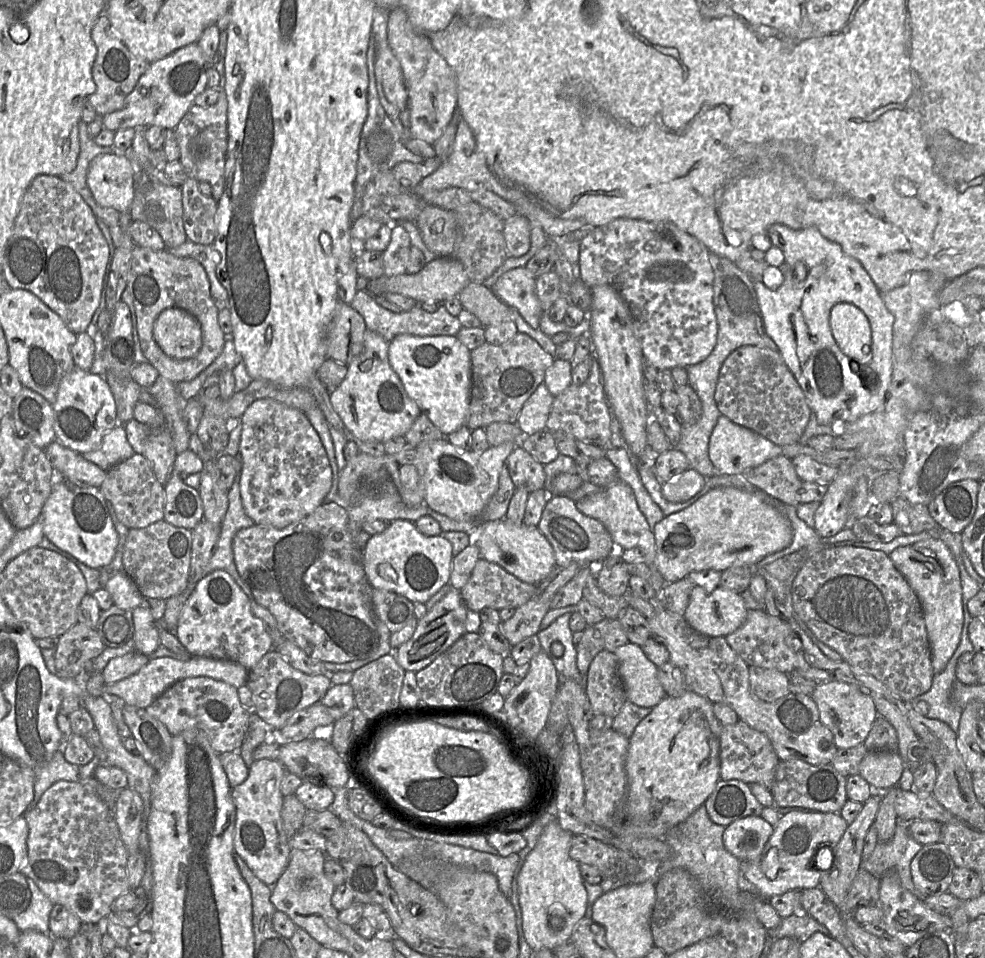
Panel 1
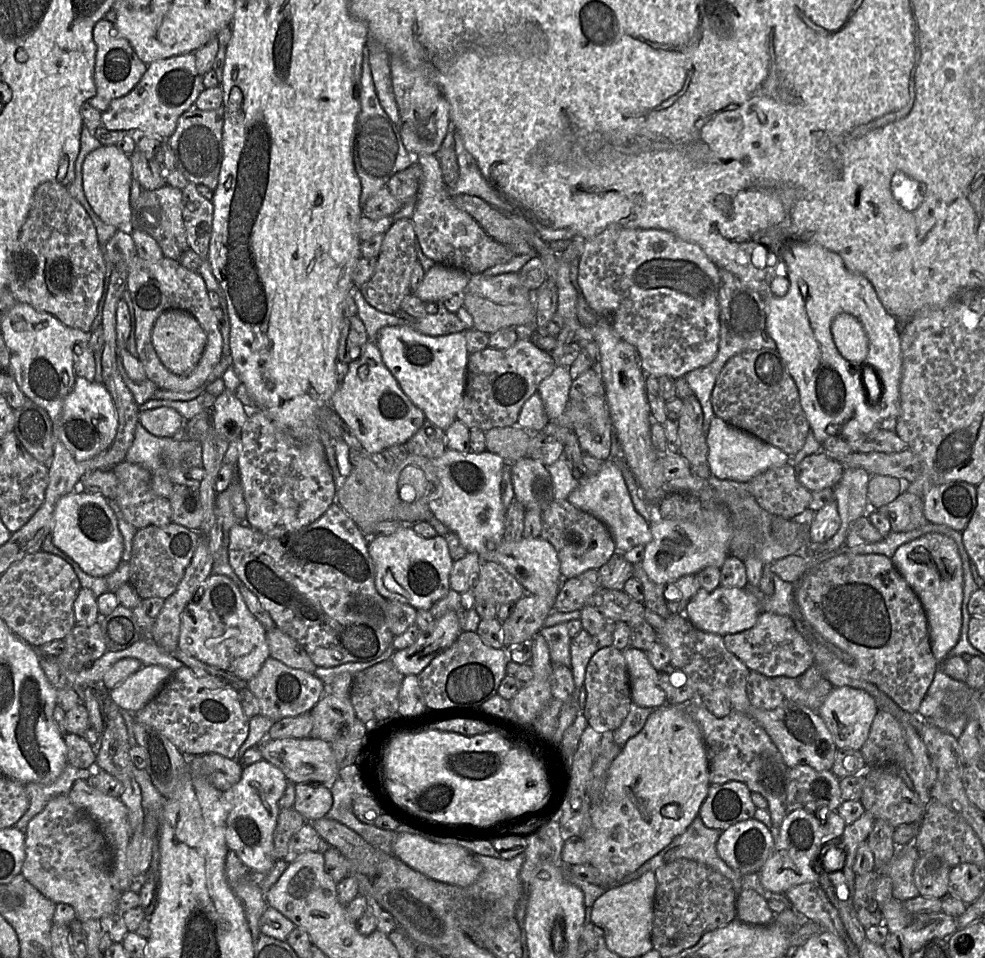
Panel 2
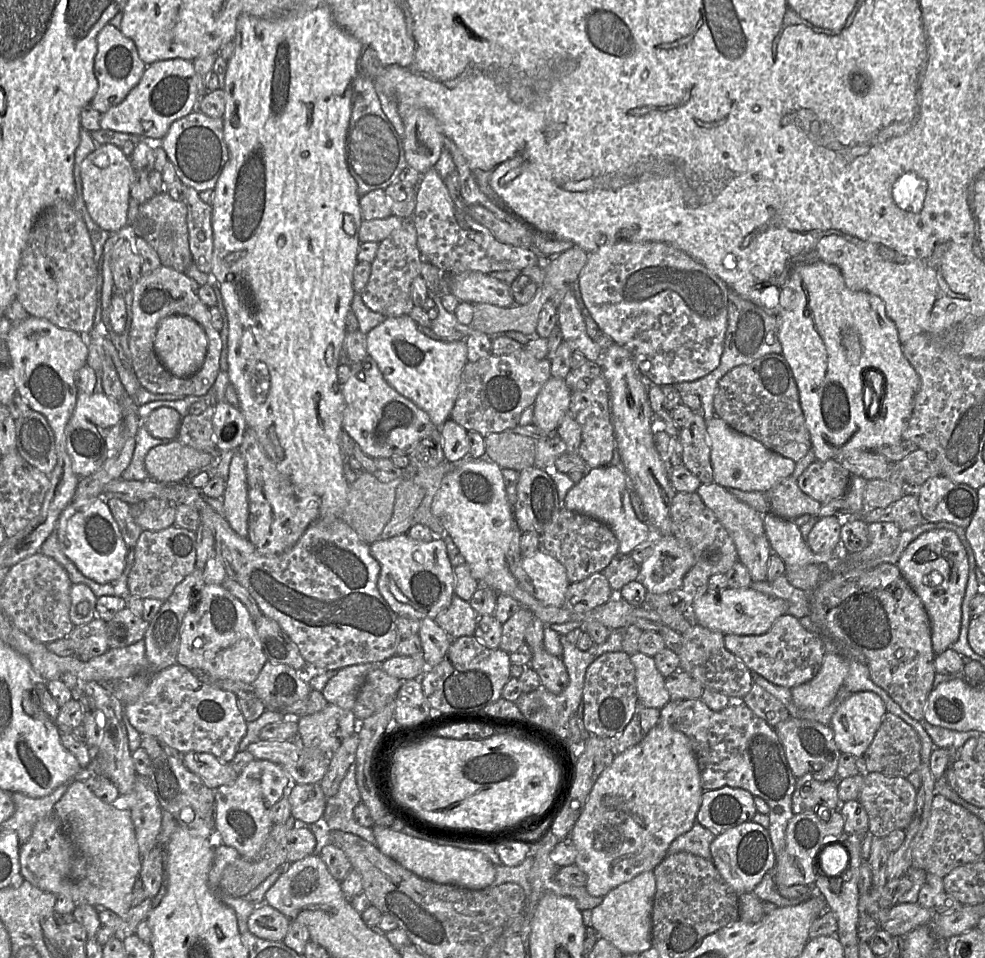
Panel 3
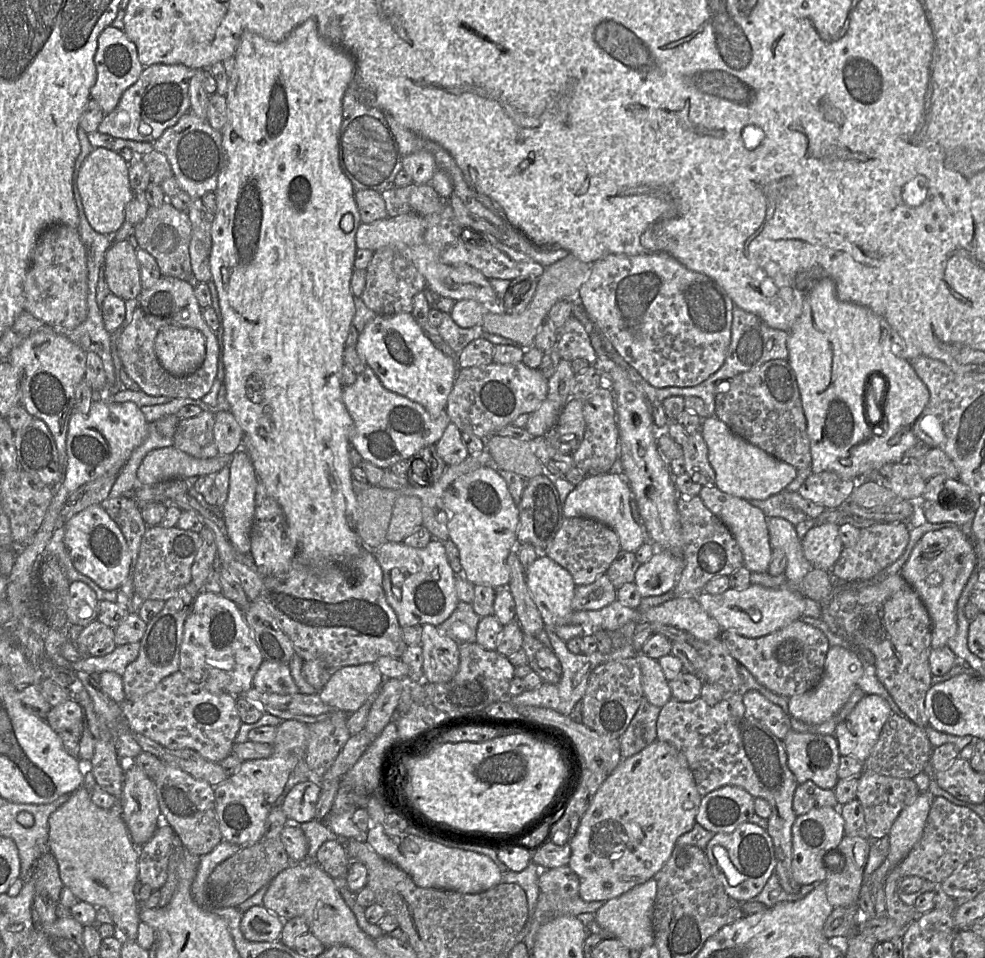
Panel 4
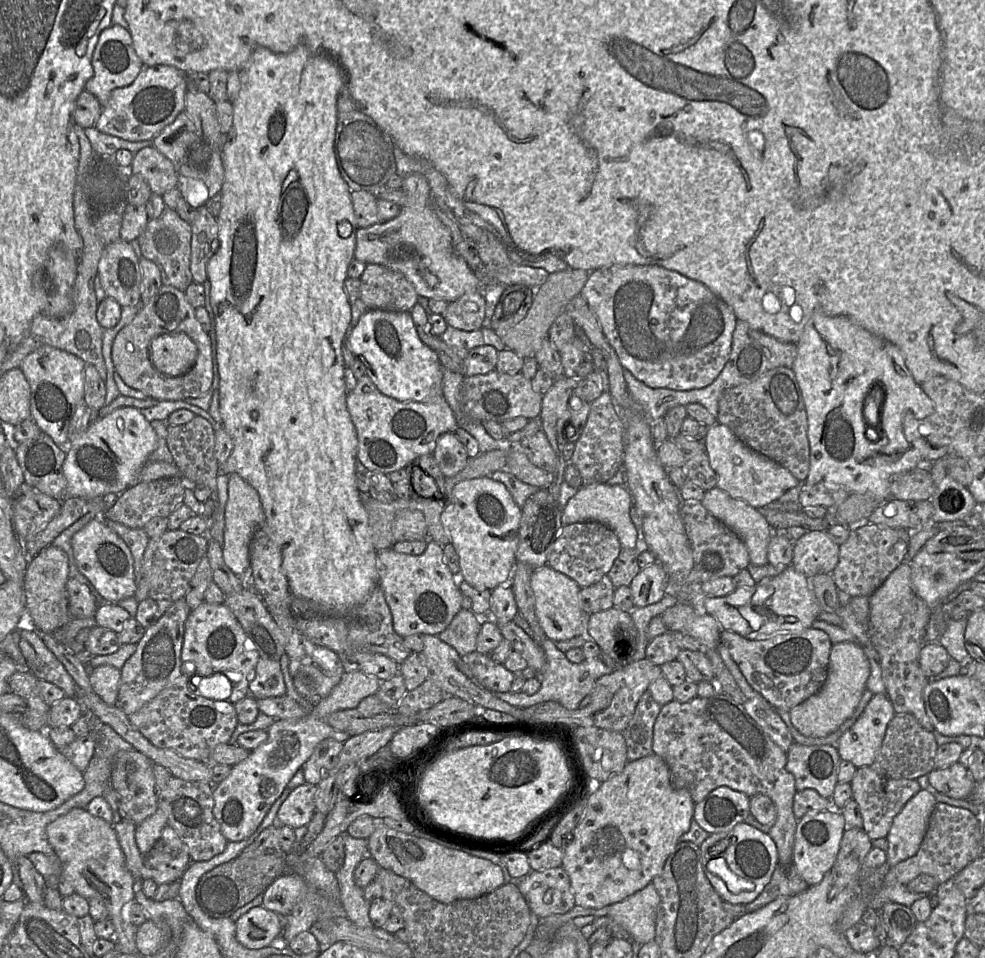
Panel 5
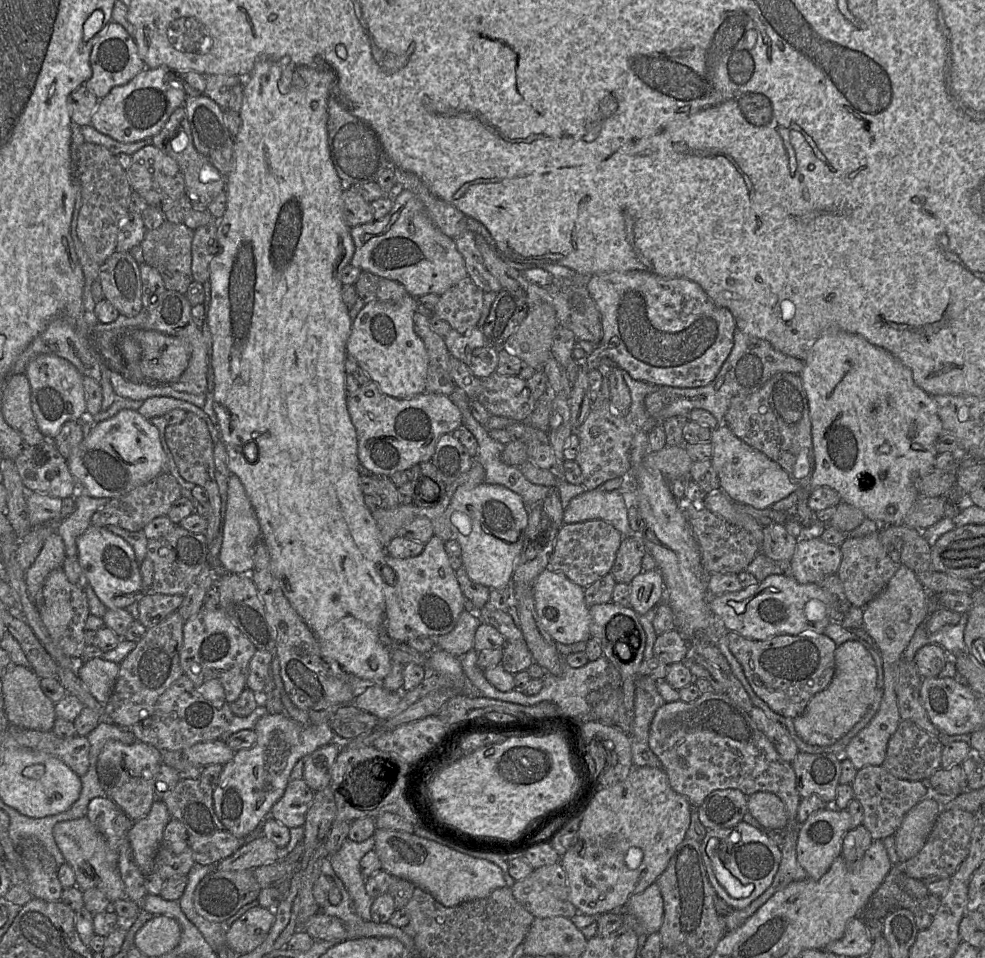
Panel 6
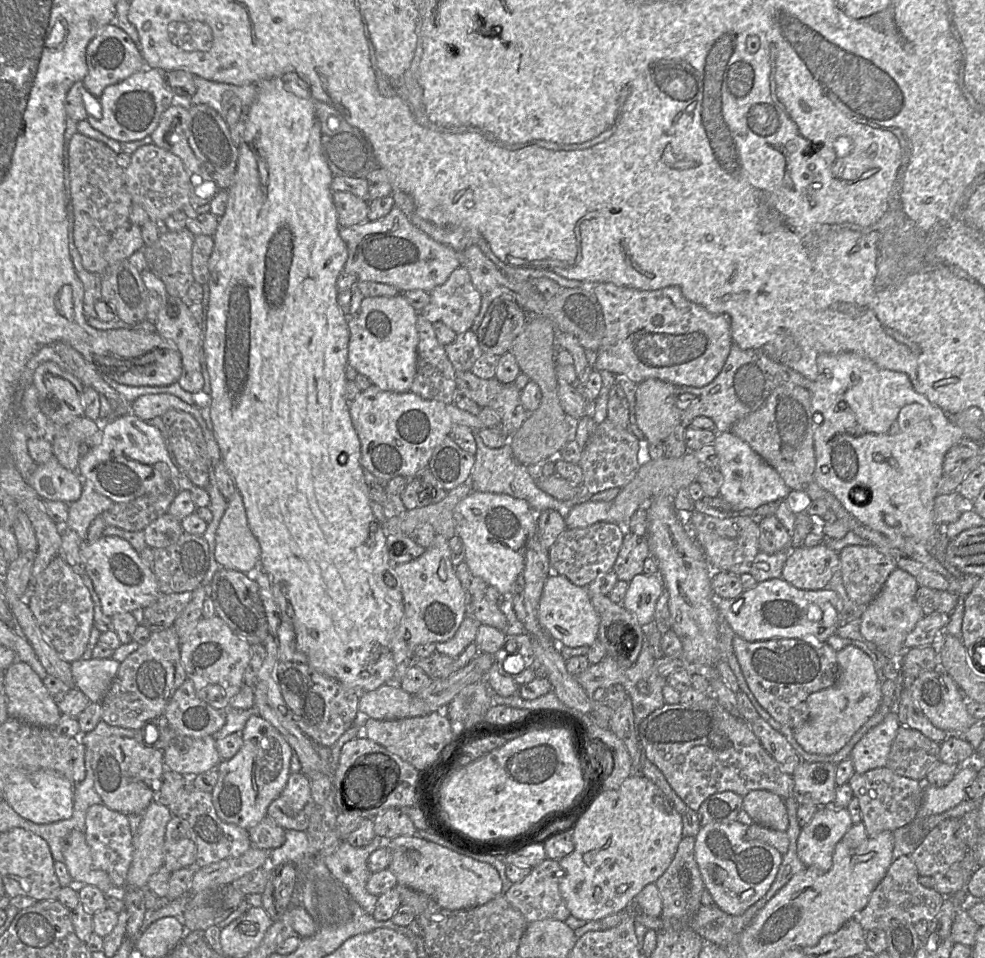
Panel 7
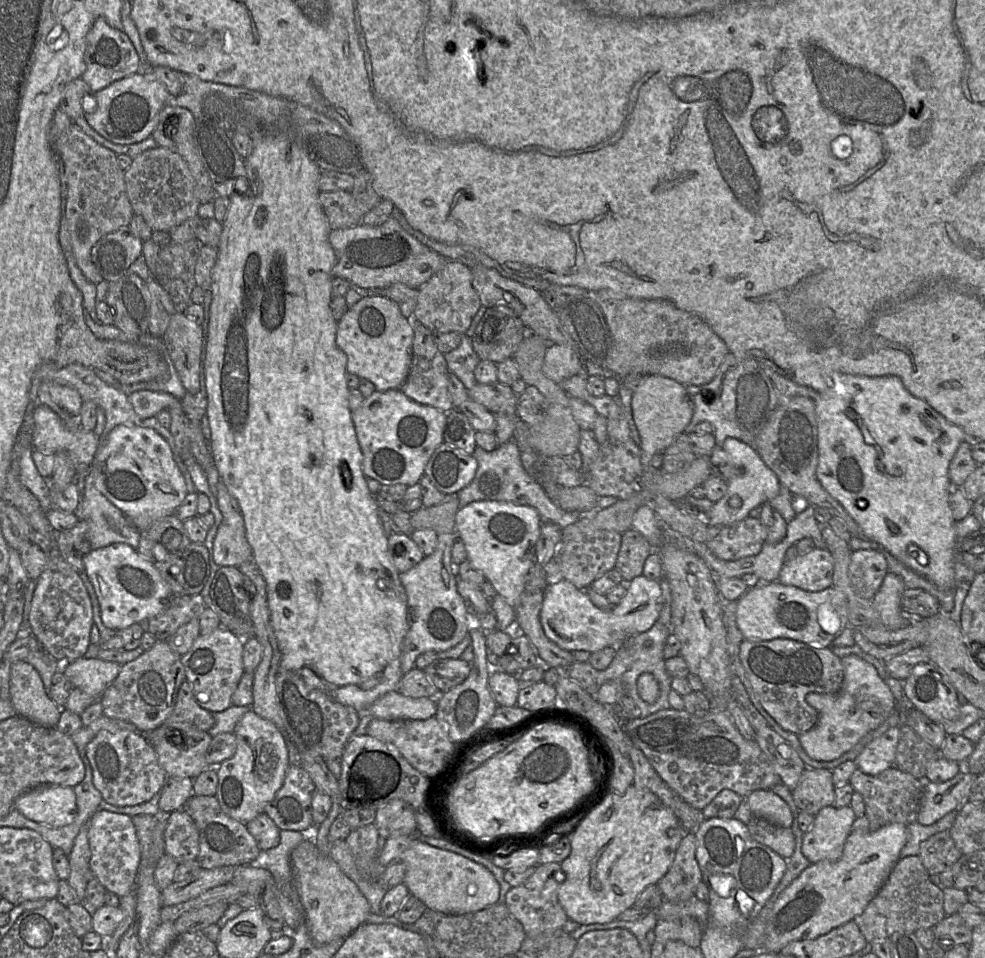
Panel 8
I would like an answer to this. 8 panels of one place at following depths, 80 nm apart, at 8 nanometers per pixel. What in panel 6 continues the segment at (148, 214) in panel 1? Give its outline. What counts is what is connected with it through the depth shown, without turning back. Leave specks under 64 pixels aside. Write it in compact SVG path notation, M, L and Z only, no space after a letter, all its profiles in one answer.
M164 220L155 230L147 230L140 244L144 261L160 274L167 290L185 295L189 285L194 281L191 271L191 246L194 231L183 223L175 224Z

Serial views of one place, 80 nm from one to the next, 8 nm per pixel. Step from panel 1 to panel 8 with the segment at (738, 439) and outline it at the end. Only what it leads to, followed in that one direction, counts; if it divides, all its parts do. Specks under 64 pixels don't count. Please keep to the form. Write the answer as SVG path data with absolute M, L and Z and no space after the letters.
M728 437L721 448L729 455L733 464L739 471L727 482L725 495L704 514L698 515L699 520L708 526L724 526L742 521L751 510L765 502L774 499L781 490L777 475L763 462L756 450L744 442Z

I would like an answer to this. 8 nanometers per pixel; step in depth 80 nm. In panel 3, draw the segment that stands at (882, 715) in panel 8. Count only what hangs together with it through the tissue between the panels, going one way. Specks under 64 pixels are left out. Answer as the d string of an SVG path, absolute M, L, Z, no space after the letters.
M836 653L825 654L821 668L810 681L792 688L792 698L799 708L821 710L835 698L847 676L849 661Z

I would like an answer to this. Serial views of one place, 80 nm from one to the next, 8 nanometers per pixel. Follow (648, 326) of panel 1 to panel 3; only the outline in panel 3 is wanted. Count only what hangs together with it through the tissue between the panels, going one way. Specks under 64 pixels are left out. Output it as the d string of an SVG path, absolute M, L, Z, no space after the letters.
M620 241L613 244L602 244L596 251L587 254L587 263L578 278L578 284L585 307L589 315L598 325L602 335L608 341L630 352L639 374L646 378L650 384L665 386L695 381L703 378L717 368L724 349L728 323L727 304L729 287L722 279L682 250L662 242L631 243Z

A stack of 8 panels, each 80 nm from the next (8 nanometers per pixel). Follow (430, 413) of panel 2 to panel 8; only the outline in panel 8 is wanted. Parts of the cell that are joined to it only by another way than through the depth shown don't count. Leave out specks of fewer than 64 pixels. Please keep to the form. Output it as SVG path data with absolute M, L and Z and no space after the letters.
M373 292L347 310L338 322L336 332L336 344L347 355L347 372L370 380L378 391L400 389L411 366L413 340L413 324L402 315L397 303Z

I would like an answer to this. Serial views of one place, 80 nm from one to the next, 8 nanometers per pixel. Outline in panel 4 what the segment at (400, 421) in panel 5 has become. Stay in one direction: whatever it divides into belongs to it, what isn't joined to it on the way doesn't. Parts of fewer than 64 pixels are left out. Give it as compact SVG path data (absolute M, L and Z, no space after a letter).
M367 364L356 381L344 387L343 401L353 419L352 446L364 460L382 469L436 444L451 422L446 410L434 418L419 403L387 390Z

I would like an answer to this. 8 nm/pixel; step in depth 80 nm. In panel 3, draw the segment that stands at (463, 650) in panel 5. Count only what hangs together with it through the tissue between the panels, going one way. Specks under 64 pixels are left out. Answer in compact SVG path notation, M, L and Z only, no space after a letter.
M454 594L450 605L441 611L434 620L451 639L456 639L462 636L473 636L479 617L481 616L474 611L469 601Z

